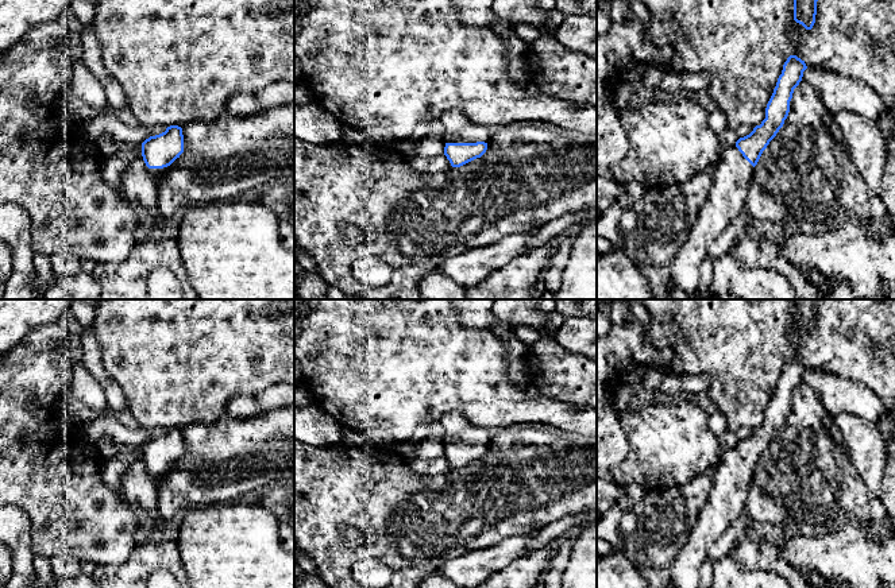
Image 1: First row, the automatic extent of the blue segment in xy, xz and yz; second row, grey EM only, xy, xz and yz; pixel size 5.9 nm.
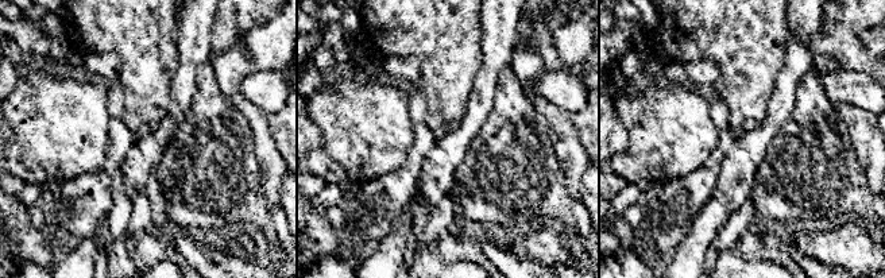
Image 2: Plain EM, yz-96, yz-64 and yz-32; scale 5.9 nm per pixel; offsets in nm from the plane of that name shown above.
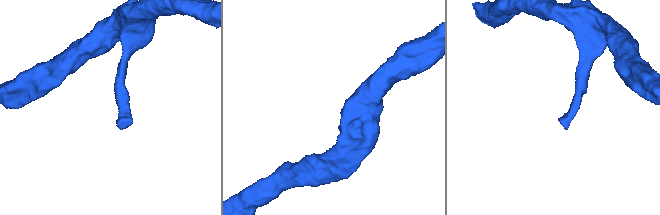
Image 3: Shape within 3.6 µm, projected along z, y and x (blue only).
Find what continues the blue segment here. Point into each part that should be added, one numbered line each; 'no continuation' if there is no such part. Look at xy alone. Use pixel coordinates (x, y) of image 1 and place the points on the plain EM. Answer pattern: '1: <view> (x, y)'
1: xy (157, 476)

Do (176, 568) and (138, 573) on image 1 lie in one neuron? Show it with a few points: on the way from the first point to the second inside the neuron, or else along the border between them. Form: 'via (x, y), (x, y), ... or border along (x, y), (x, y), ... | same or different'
via (166, 563), (147, 564) | same

